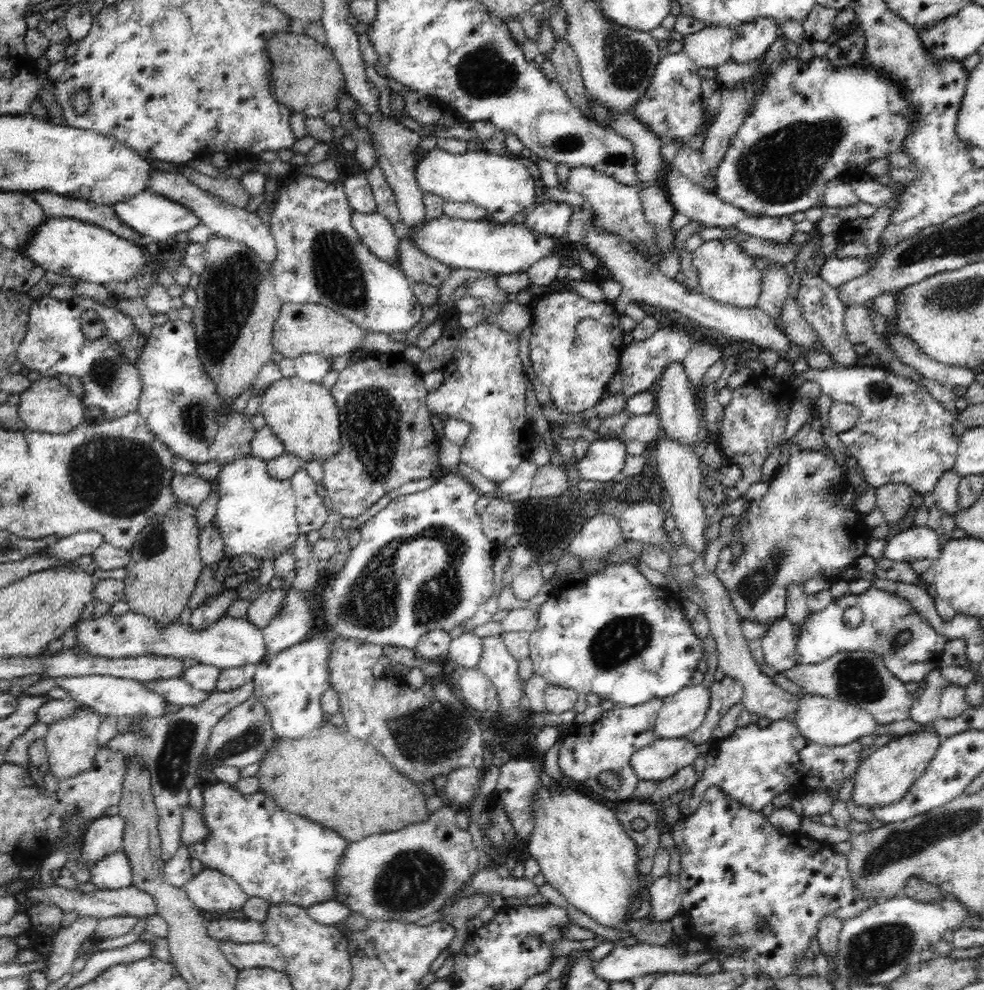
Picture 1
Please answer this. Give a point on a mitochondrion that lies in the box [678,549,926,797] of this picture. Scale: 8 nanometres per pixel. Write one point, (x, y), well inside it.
(858, 679)

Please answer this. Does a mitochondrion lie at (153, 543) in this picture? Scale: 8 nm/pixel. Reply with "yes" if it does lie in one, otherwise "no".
yes

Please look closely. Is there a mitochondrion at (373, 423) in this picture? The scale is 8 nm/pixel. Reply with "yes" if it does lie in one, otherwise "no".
yes

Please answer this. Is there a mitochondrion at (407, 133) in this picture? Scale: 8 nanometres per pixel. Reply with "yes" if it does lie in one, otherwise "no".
no

